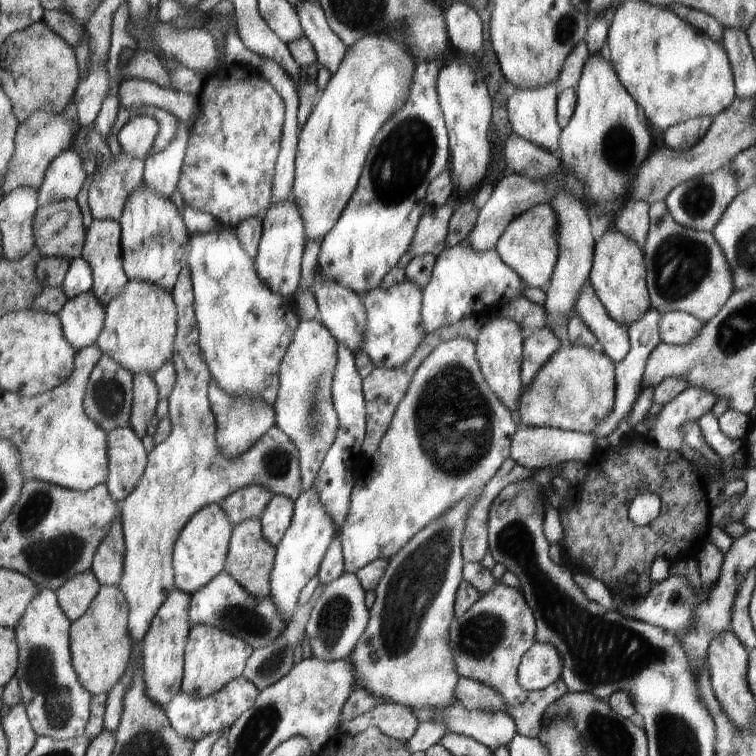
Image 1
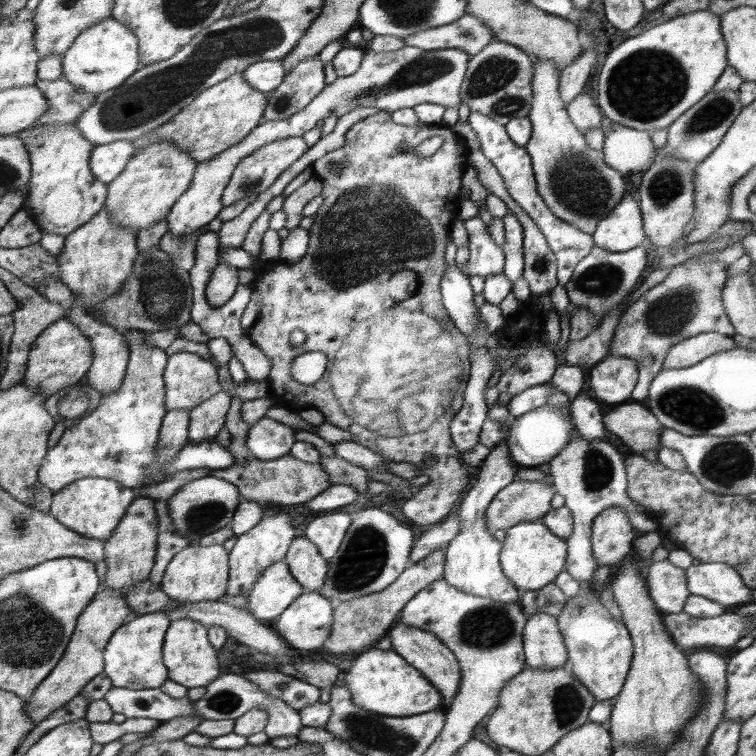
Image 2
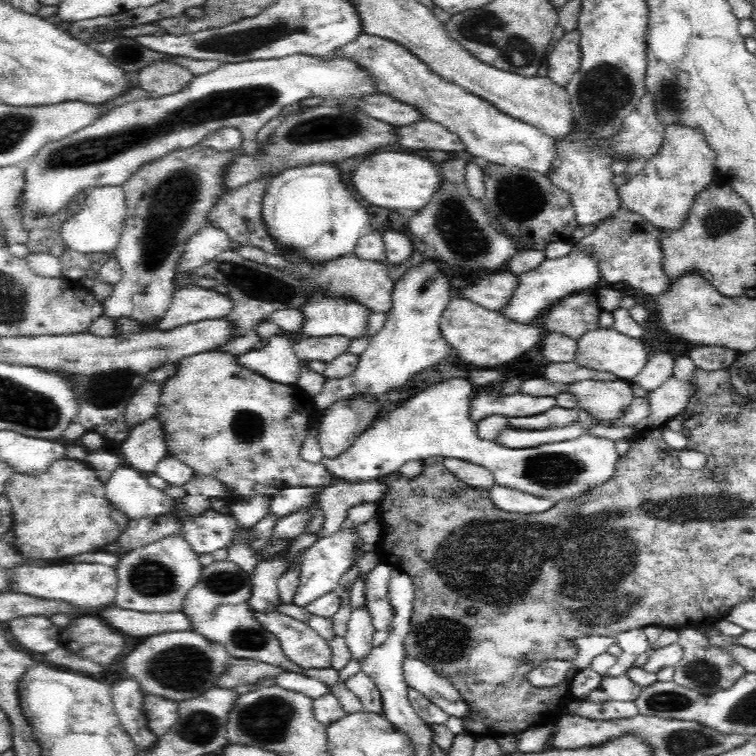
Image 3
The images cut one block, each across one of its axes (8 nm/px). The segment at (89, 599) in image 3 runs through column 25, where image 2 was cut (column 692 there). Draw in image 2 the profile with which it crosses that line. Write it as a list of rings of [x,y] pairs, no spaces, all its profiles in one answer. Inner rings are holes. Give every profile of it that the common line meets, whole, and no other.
[[[705,562],[685,569],[687,591],[696,596],[703,596],[721,604],[725,608],[737,607],[752,601],[752,590],[743,584],[739,573],[729,565],[721,562]]]

